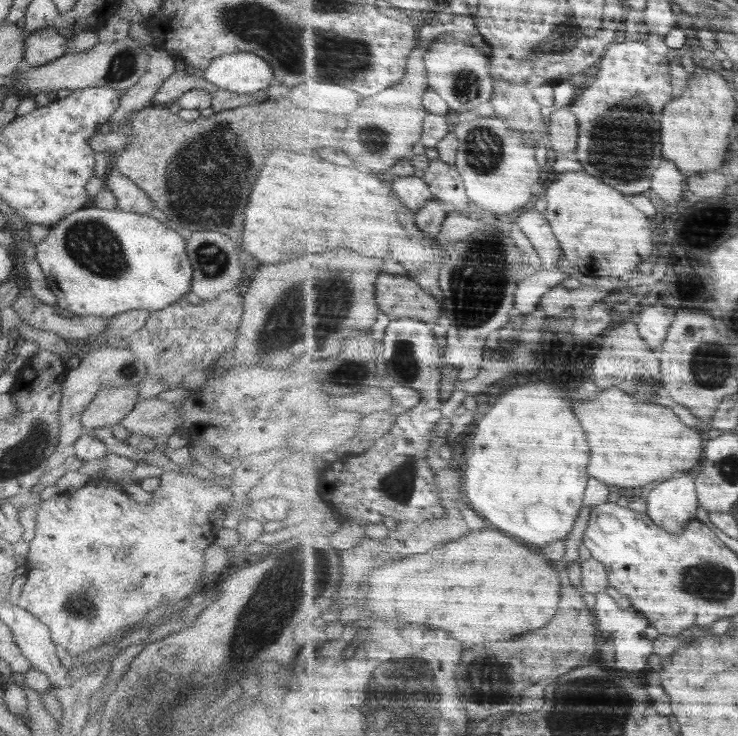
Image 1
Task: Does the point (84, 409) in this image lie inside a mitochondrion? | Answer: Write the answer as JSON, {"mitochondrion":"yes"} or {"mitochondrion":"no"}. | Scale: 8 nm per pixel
{"mitochondrion":"no"}

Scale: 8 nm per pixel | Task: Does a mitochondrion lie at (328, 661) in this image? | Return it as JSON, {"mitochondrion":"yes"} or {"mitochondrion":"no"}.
{"mitochondrion":"no"}

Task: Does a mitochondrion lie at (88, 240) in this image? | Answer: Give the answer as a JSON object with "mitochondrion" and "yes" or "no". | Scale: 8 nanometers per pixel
{"mitochondrion":"yes"}

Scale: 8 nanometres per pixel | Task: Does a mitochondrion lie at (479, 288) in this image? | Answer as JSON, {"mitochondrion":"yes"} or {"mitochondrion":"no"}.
{"mitochondrion":"yes"}

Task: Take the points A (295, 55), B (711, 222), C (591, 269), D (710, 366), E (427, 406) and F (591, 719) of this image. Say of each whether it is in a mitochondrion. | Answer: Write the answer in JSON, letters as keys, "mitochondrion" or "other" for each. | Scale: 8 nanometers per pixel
{"A":"mitochondrion","B":"other","C":"other","D":"mitochondrion","E":"other","F":"mitochondrion"}

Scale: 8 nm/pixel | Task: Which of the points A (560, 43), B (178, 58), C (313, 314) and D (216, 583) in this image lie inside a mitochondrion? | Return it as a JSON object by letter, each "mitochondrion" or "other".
{"A":"mitochondrion","B":"other","C":"mitochondrion","D":"other"}

